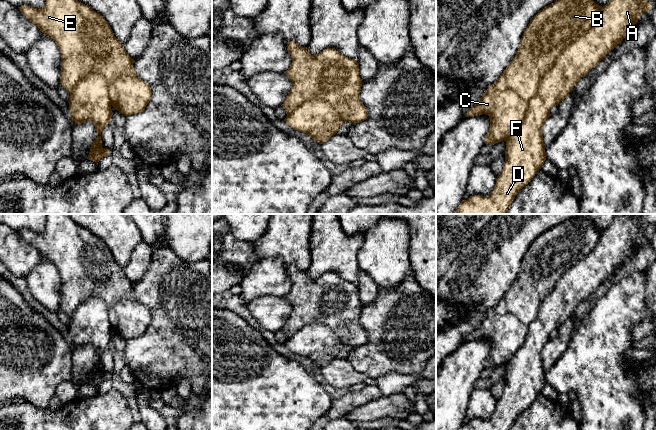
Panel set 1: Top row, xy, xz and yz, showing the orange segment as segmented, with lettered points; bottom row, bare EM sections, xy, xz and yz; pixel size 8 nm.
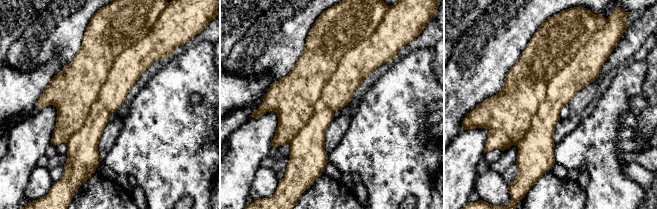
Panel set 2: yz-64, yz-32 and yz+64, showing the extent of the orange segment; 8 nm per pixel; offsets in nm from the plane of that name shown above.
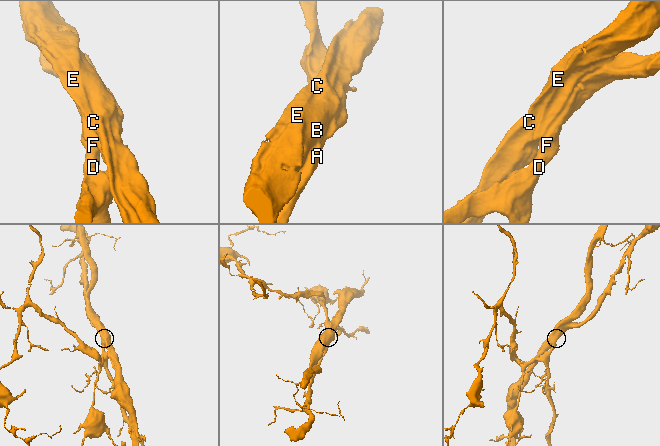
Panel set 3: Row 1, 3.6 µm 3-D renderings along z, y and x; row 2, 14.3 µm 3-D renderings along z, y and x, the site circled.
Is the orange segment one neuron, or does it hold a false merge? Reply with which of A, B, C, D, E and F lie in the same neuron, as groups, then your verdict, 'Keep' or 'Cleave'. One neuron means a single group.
Groups: A D F / B C E. Cleave

